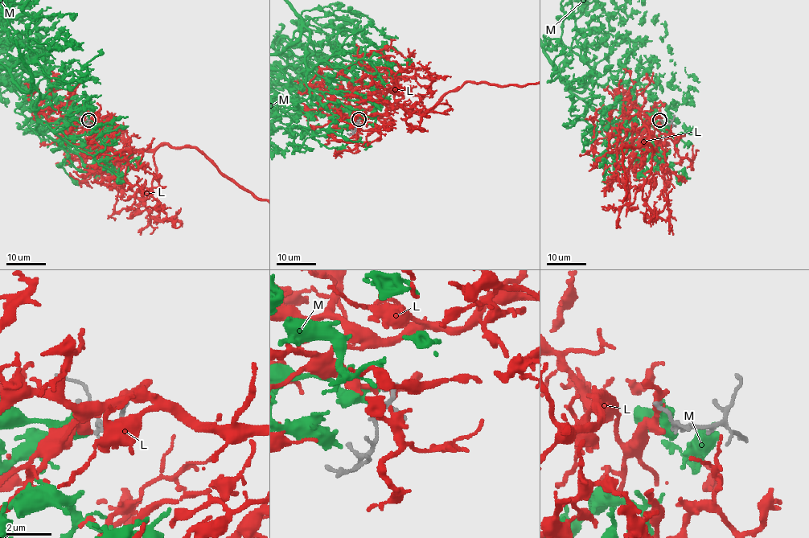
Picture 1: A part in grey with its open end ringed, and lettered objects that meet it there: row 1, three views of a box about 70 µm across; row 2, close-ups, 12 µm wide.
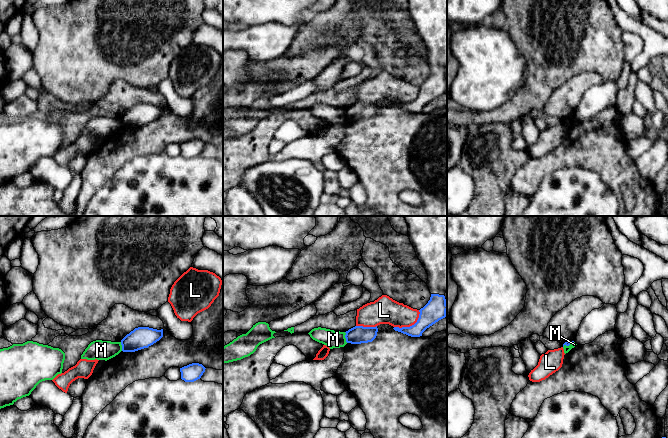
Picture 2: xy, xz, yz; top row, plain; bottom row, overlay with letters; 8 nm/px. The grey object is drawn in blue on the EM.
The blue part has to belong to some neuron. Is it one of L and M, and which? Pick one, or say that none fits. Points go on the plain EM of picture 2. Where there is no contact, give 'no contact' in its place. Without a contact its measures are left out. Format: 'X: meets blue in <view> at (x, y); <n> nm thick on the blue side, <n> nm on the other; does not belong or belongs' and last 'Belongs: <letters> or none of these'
L: meets blue in xz at (410, 102); 170 nm thick on the blue side, 220 nm on the other; does not belong
M: meets blue in xz at (345, 113); 140 nm thick on the blue side, 140 nm on the other; does not belong
Belongs: none of these

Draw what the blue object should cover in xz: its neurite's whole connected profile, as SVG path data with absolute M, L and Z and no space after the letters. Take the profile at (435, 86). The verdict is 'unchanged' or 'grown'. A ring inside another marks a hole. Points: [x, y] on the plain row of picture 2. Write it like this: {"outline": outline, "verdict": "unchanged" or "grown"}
{"outline": "M447 0L407 1L407 12L428 50L427 62L431 73L419 86L419 94L414 101L393 105L411 113L420 113L427 104L446 93Z", "verdict": "grown"}

